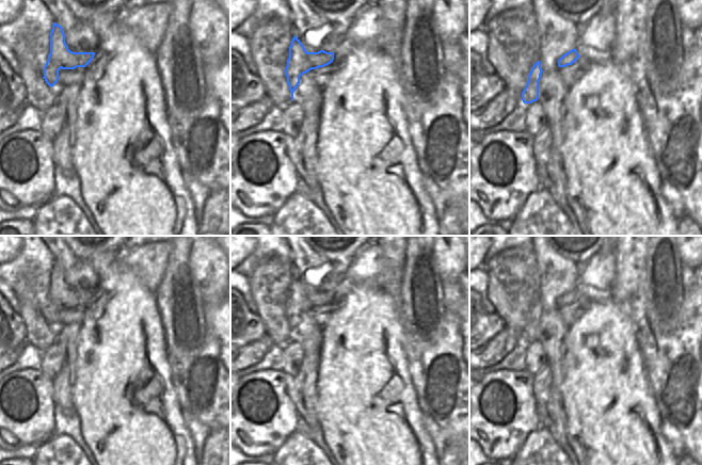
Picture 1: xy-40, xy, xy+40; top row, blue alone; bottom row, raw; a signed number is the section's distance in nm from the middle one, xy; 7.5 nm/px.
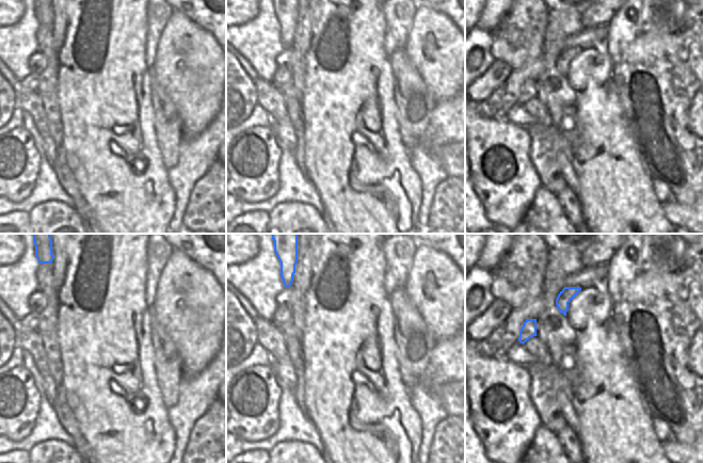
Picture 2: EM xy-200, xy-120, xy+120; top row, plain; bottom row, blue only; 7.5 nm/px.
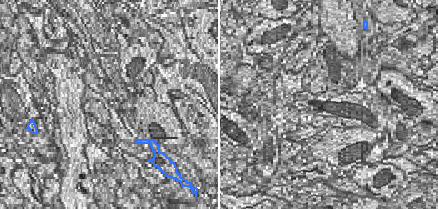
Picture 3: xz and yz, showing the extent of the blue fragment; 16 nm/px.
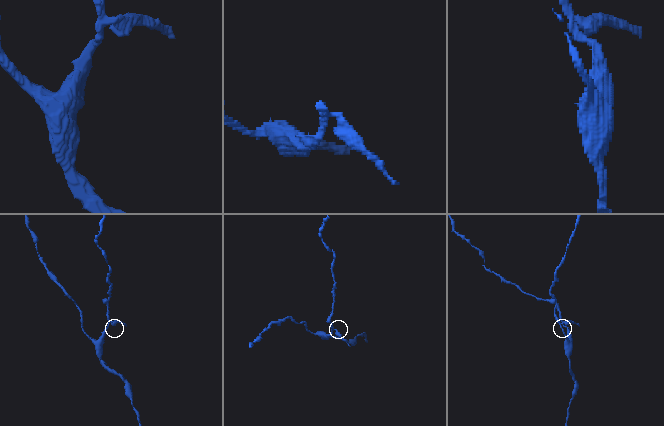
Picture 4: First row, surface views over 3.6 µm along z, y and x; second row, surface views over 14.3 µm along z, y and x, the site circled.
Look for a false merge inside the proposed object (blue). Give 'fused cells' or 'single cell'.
fused cells

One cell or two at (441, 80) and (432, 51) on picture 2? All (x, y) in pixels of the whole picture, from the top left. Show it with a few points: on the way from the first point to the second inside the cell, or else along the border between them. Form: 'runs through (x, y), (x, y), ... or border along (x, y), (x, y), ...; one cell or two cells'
runs through (441, 73), (440, 59); one cell

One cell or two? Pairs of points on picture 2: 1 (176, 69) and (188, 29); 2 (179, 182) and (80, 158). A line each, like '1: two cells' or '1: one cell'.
1: one cell
2: two cells

